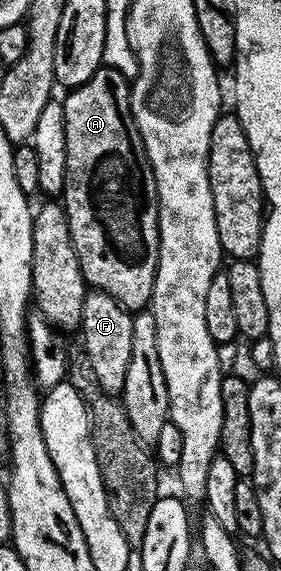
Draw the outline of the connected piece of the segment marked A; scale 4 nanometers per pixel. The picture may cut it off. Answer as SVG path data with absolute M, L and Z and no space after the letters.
M102 66L83 86L64 97L67 130L67 170L63 203L71 230L71 242L90 289L109 294L124 308L136 314L150 307L159 258L157 225L157 183L145 153L139 130L131 114L131 84L119 70Z

